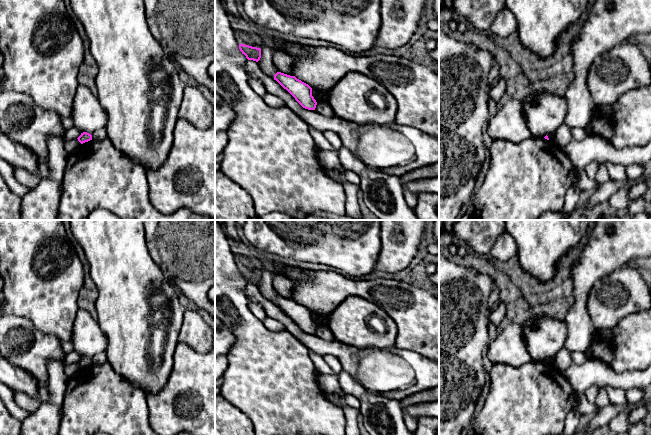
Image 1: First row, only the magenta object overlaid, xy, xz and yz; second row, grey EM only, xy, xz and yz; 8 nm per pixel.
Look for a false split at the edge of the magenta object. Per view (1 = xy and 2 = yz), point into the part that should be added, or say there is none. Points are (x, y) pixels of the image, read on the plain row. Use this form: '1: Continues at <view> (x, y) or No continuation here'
1: No continuation here
2: No continuation here

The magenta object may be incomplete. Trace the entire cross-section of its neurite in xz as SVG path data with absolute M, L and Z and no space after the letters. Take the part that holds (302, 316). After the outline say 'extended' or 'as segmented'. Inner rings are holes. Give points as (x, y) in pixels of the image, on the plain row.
M277 296L274 299L274 304L286 313L303 332L315 334L317 326L312 320L312 312L308 308L297 303L295 300L281 296Z; as segmented

